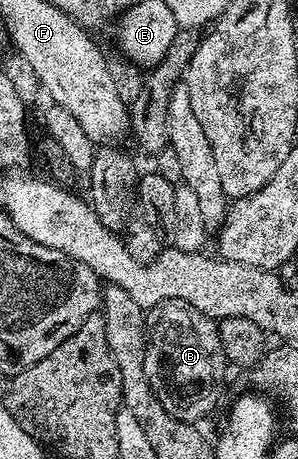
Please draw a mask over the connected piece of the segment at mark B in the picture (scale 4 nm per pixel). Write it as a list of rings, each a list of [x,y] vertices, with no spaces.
[[[167,300],[166,302],[160,302],[159,304],[148,307],[145,310],[145,359],[143,360],[143,368],[147,372],[147,380],[159,400],[159,404],[163,404],[163,408],[167,408],[167,412],[171,412],[171,416],[175,416],[175,420],[183,420],[184,422],[197,424],[200,423],[200,418],[207,417],[217,406],[217,397],[221,394],[221,381],[225,378],[225,368],[227,368],[223,344],[220,343],[217,327],[218,323],[214,319],[208,318],[203,312],[191,308],[181,300]]]

